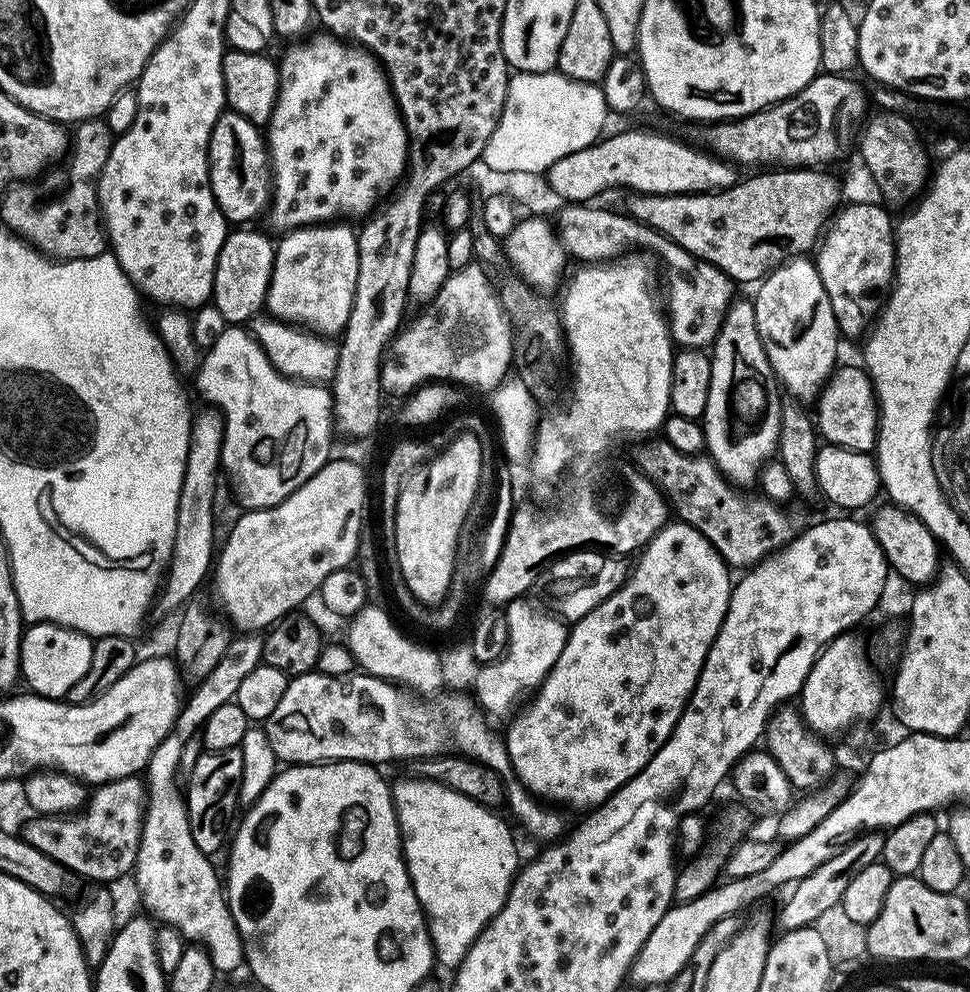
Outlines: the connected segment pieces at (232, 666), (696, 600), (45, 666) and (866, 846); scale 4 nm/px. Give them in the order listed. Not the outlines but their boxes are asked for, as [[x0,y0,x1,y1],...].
[[134,634,264,972],[506,522,734,810],[20,624,93,700],[776,832,884,932]]

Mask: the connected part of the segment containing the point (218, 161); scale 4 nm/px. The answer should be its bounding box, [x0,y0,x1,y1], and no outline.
[208,110,272,226]

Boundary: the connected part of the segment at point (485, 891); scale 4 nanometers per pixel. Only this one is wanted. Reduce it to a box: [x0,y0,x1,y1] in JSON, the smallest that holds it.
[391,778,518,970]

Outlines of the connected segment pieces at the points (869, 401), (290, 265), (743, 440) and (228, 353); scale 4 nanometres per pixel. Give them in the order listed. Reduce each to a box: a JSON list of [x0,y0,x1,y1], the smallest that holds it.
[[814,367,880,453],[266,223,358,338],[701,298,783,486],[195,326,334,510]]

